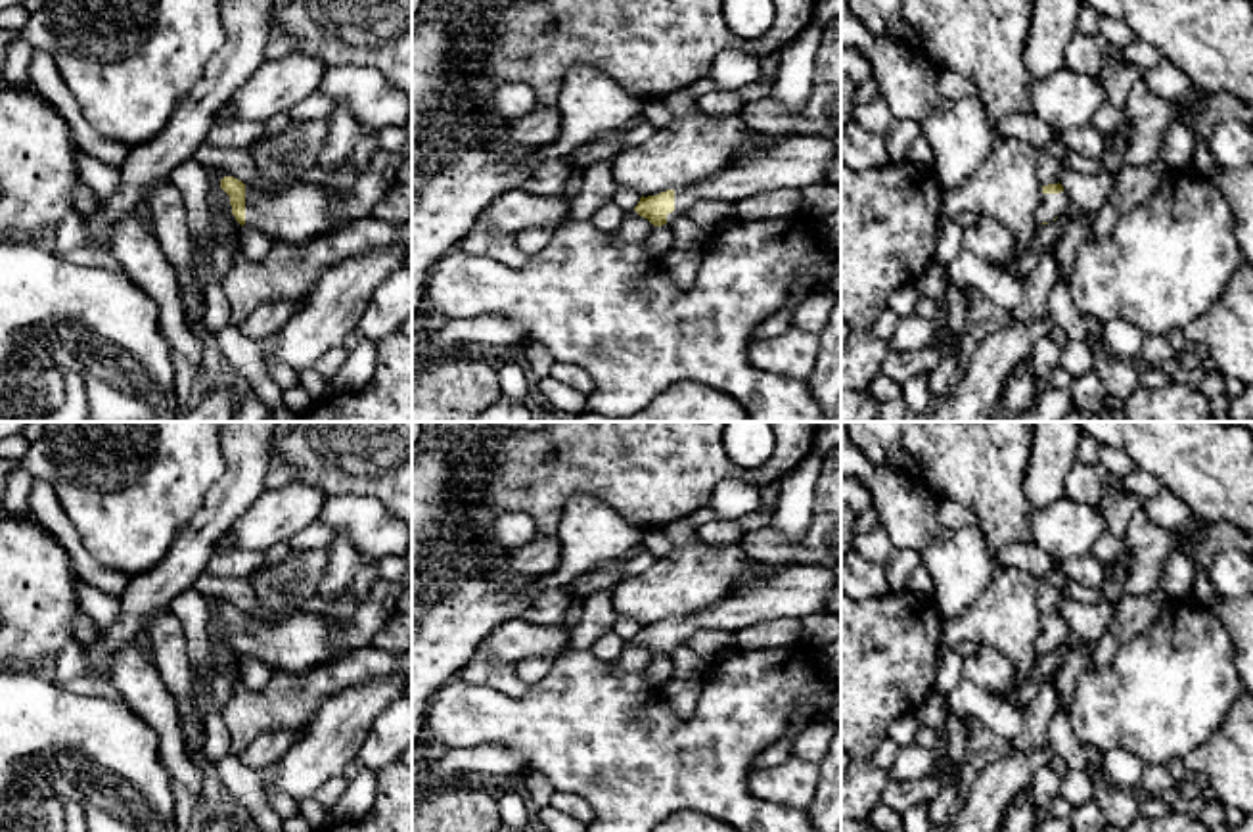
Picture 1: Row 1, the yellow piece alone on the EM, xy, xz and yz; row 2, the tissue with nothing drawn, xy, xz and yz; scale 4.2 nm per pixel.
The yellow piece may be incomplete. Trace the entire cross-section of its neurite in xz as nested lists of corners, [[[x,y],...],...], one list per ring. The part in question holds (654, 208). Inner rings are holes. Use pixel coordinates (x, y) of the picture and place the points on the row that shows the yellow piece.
[[[778,136],[751,157],[736,159],[705,182],[640,197],[634,211],[653,226],[671,224],[701,201],[738,203],[776,190],[805,190],[828,182],[835,148],[820,136]]]

